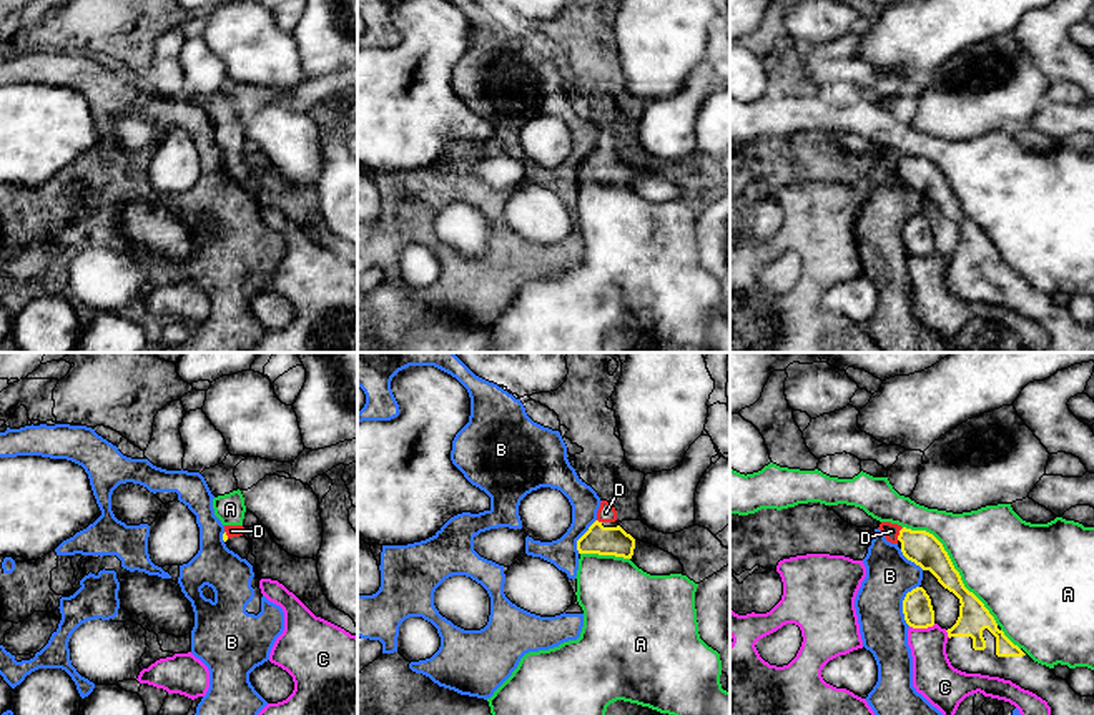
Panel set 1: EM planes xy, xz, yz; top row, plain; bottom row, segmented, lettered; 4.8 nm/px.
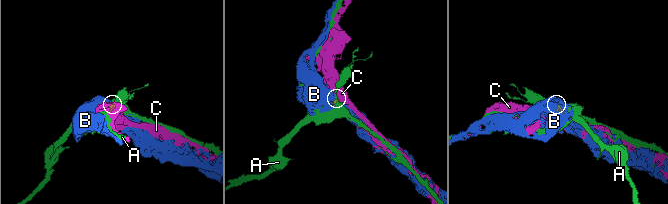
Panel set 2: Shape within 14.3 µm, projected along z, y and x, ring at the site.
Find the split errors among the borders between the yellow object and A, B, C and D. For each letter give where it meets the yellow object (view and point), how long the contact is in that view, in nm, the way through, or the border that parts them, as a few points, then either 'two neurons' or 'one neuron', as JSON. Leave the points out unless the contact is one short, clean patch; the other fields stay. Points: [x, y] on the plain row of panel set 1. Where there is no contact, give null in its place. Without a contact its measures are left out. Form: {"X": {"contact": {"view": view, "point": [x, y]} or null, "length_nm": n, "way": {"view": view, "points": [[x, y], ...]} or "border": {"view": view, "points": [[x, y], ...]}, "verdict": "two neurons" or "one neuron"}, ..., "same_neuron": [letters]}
{"A": {"contact": {"view": "yz", "point": [953, 193]}, "length_nm": 650, "verdict": "two neurons"}, "B": {"contact": {"view": "yz", "point": [903, 231]}, "length_nm": 200, "verdict": "two neurons"}, "C": {"contact": {"view": "yz", "point": [921, 255]}, "length_nm": 130, "border": {"view": "yz", "points": [[935, 251], [910, 255]]}, "verdict": "two neurons"}, "D": {"contact": {"view": "yz", "point": [900, 162]}, "length_nm": 70, "way": {"view": "yz", "points": [[921, 175], [900, 162], [891, 158]]}, "verdict": "one neuron"}, "same_neuron": ["D"]}

